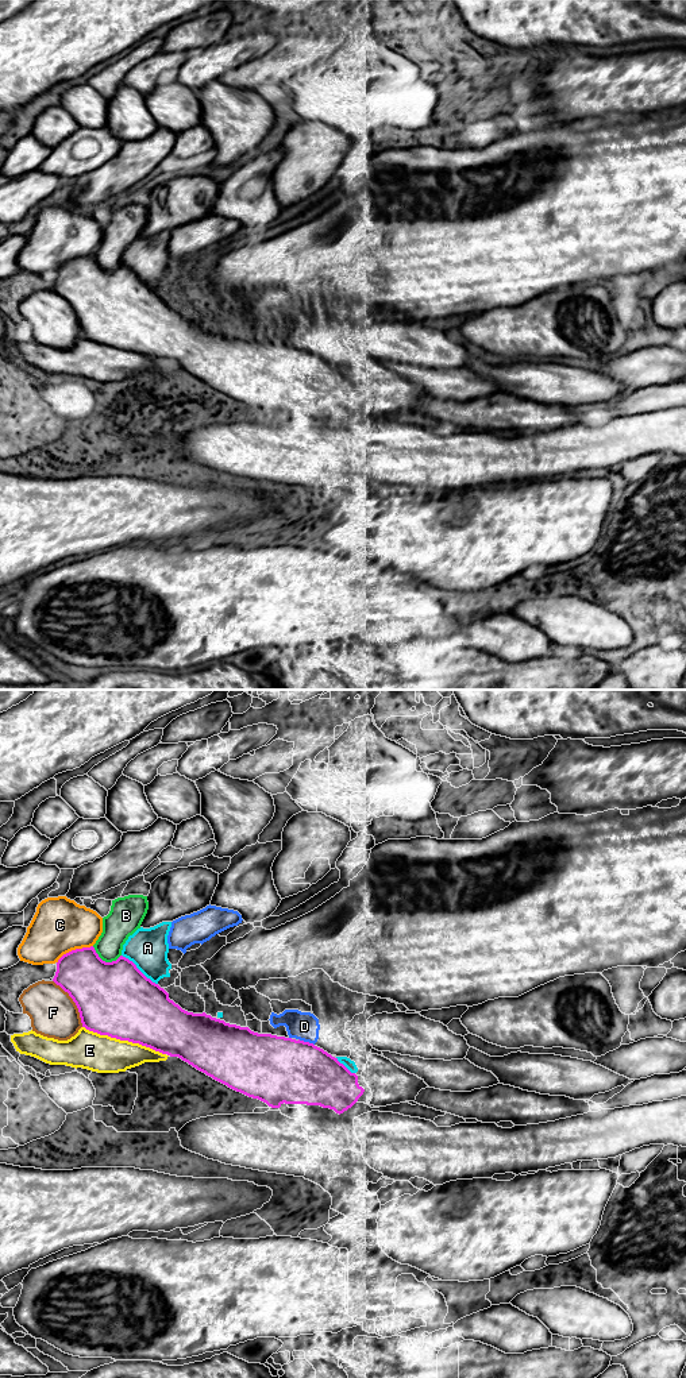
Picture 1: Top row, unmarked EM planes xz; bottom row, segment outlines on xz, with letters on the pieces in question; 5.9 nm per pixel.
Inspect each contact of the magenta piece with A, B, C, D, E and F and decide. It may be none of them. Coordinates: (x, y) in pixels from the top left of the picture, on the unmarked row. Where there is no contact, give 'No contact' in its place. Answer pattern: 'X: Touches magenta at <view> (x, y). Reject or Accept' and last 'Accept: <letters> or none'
A: Touches magenta at xz (138, 278). Reject
B: Touches magenta at xz (104, 270). Reject
C: Touches magenta at xz (73, 259). Reject
D: Touches magenta at xz (307, 351). Reject
E: Touches magenta at xz (124, 348). Reject
F: Touches magenta at xz (74, 311). Reject
Accept: none

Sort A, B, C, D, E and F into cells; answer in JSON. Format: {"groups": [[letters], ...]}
{"groups": [["A"], ["B"], ["C"], ["D"], ["E"], ["F"]]}

